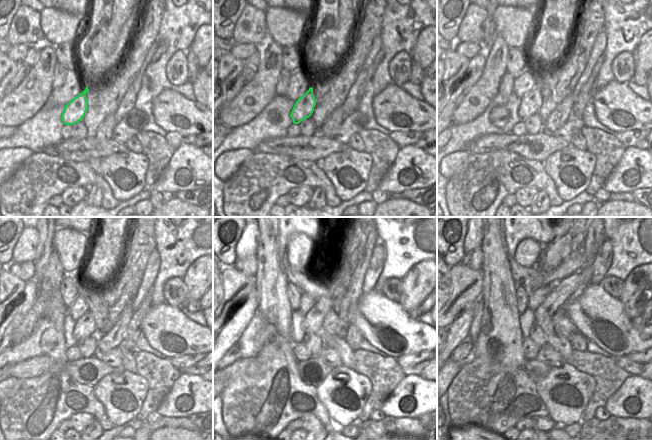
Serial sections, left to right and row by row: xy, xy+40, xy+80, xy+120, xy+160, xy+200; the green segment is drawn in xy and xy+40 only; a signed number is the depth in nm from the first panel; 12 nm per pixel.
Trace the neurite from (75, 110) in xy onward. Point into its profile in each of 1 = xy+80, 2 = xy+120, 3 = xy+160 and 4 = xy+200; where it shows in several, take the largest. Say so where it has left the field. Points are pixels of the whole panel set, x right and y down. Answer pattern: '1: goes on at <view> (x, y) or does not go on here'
1: goes on at xy+80 (530, 104)
2: goes on at xy+120 (85, 326)
3: goes on at xy+160 (331, 301)
4: goes on at xy+200 (561, 291)

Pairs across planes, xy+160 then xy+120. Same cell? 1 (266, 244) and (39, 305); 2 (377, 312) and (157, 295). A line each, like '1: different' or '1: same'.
1: different
2: different

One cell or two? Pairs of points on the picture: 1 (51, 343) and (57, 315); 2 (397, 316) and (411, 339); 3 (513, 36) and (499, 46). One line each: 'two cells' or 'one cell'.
1: one cell
2: one cell
3: two cells

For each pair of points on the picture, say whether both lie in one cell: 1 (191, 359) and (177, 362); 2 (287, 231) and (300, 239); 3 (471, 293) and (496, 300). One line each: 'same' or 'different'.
1: same
2: different
3: different

